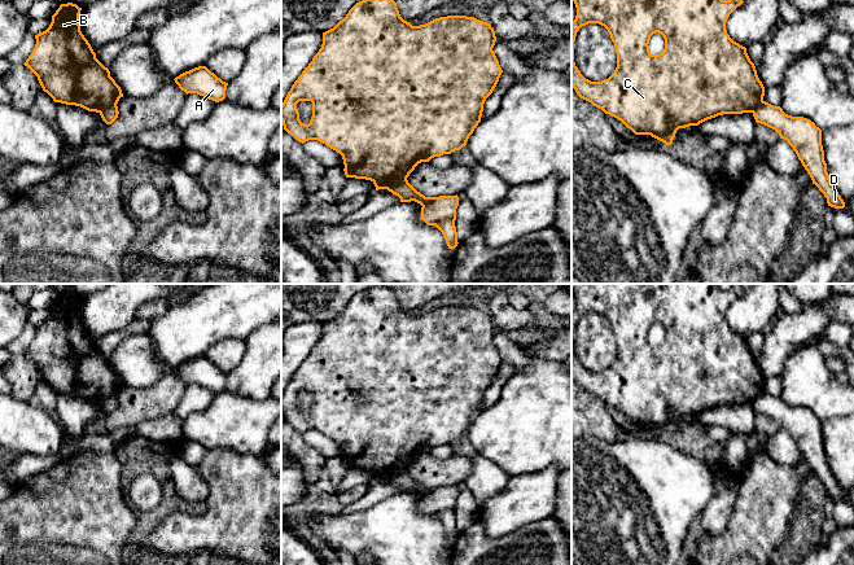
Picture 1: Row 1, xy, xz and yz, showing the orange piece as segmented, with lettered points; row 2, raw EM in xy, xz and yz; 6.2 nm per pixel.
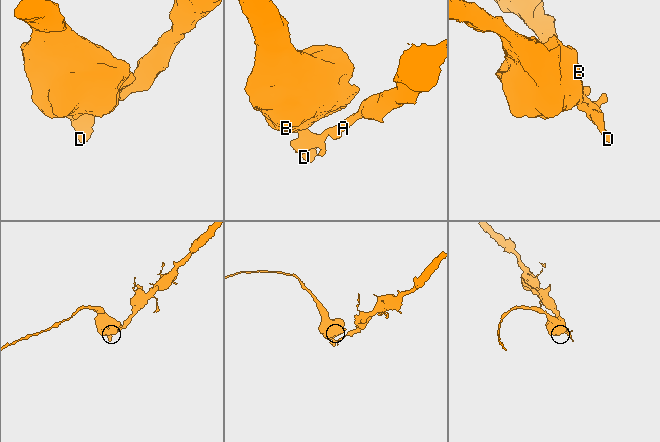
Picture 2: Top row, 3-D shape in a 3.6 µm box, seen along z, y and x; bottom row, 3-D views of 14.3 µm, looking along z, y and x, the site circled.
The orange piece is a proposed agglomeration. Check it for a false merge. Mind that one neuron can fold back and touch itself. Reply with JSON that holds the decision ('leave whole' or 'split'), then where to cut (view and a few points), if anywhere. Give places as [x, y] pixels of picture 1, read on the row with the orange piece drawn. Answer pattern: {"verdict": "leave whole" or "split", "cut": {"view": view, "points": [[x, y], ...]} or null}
{"verdict": "split", "cut": {"view": "xz", "points": [[406, 178], [392, 183], [386, 188]]}}

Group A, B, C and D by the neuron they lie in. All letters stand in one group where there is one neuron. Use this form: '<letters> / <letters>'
A D / B C

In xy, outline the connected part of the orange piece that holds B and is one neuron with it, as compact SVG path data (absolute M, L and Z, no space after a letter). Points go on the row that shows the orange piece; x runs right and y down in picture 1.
M61 4L52 16L49 27L35 35L36 44L26 62L36 76L44 92L54 102L80 106L88 111L100 113L102 109L117 105L123 97L121 87L110 76L110 71L97 58L91 44L80 31L76 4Z

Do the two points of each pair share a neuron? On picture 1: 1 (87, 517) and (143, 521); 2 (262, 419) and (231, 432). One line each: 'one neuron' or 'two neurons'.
1: two neurons
2: one neuron

